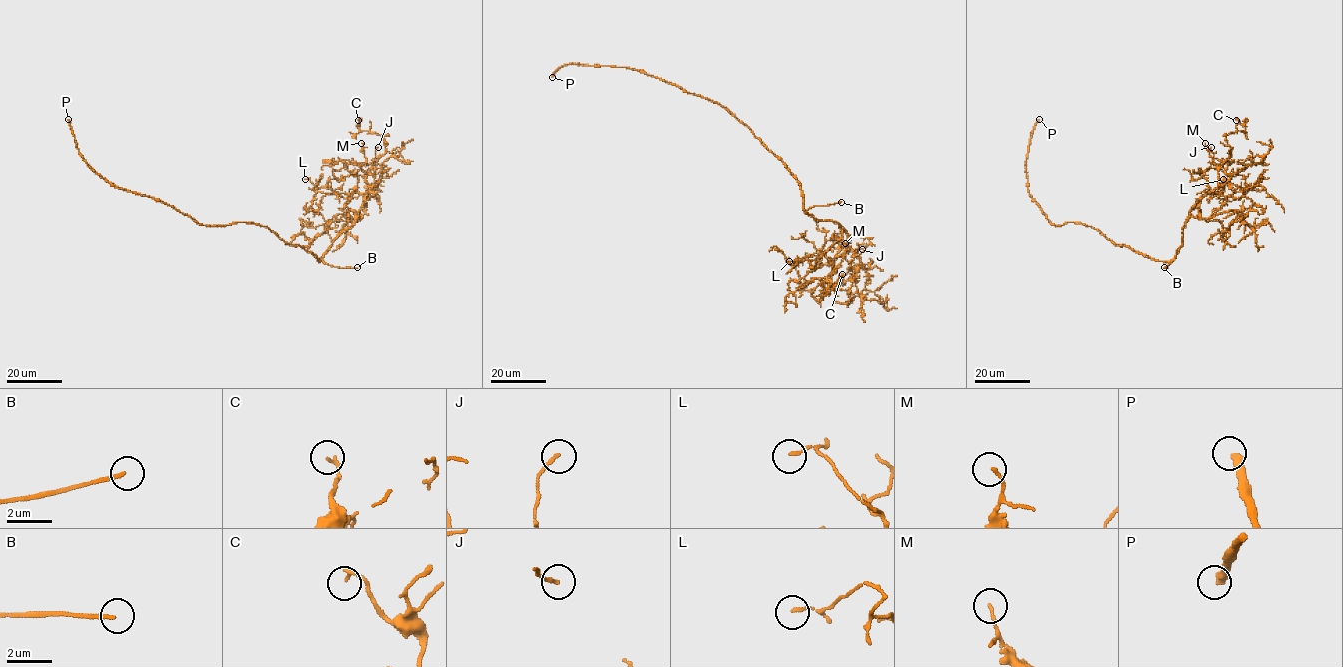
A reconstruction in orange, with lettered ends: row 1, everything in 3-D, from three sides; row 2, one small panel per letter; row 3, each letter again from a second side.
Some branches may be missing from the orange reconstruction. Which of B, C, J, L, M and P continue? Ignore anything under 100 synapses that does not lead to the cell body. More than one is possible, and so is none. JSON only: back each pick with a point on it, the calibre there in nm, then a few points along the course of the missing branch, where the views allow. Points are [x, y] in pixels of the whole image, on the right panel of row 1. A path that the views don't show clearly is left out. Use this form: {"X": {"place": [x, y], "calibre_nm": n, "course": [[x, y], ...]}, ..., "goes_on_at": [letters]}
{"B": {"place": [1164, 267], "calibre_nm": 170}, "P": {"place": [1039, 119], "calibre_nm": 400}, "goes_on_at": ["B", "P"]}

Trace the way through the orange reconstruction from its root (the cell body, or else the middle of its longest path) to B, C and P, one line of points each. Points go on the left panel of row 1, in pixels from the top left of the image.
B: (283, 240), (310, 251), (319, 262), (321, 259), (335, 267), (357, 267)
C: (283, 240), (319, 262), (354, 222), (373, 185), (376, 161), (385, 152), (384, 138), (360, 131), (358, 120)
P: (283, 240), (267, 227), (253, 223), (200, 225), (169, 205), (112, 186), (79, 152), (68, 119)

